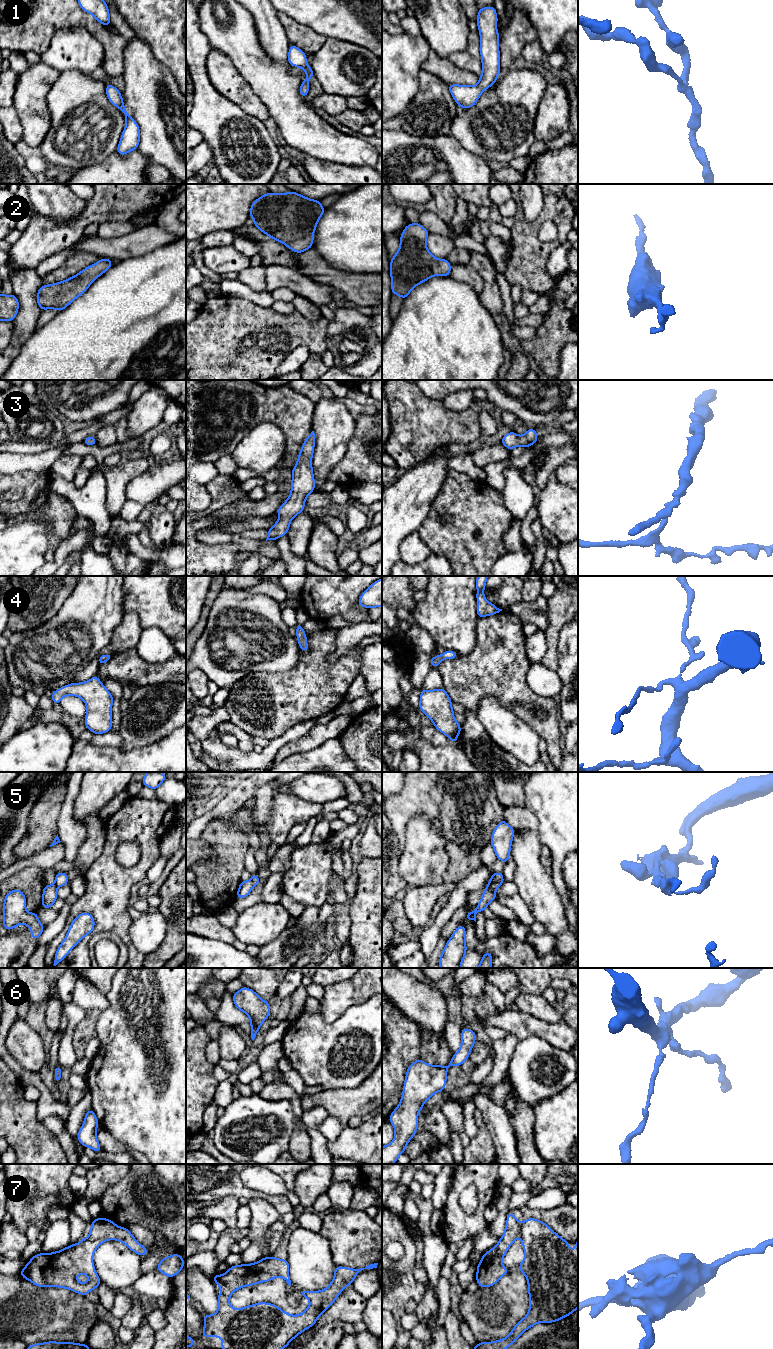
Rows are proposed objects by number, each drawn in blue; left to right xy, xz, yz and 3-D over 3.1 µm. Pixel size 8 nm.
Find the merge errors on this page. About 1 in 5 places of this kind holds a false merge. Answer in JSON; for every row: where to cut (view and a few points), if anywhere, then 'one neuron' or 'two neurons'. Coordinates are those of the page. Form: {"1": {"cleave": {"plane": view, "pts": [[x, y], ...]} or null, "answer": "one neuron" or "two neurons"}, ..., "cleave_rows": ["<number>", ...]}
{"1": {"cleave": null, "answer": "one neuron"}, "2": {"cleave": null, "answer": "one neuron"}, "3": {"cleave": null, "answer": "one neuron"}, "4": {"cleave": null, "answer": "one neuron"}, "5": {"cleave": {"plane": "yz", "pts": [[502, 877], [486, 888]]}, "answer": "two neurons"}, "6": {"cleave": null, "answer": "one neuron"}, "7": {"cleave": null, "answer": "one neuron"}, "cleave_rows": ["5"]}

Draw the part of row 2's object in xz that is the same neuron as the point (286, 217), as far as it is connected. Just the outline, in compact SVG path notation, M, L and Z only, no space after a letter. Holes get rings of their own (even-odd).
M268 192L256 199L249 211L249 217L254 219L254 226L270 239L275 239L296 253L311 249L314 241L313 234L317 223L324 214L325 208L319 200L312 200L296 192Z

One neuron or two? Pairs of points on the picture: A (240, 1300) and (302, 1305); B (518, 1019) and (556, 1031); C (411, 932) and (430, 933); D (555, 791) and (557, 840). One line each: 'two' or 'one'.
A: one
B: one
C: two
D: one

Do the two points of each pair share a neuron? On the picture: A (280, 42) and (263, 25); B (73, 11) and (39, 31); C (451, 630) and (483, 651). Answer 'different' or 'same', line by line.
A: same
B: same
C: different

